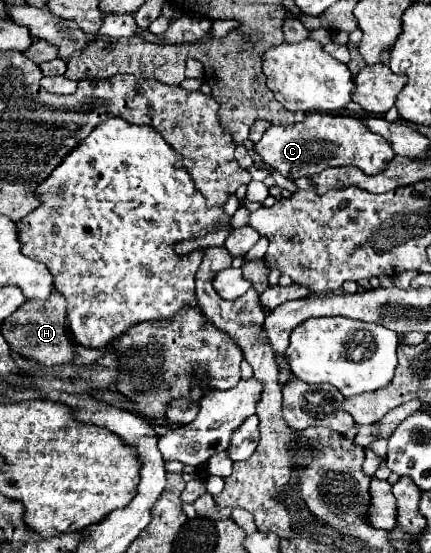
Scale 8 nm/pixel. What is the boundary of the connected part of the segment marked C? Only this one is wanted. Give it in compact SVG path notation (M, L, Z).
M307 113L303 121L291 123L291 125L271 125L263 137L253 147L259 155L265 167L261 169L261 175L269 175L271 169L277 169L283 177L299 179L299 177L311 177L327 167L345 167L353 165L365 171L365 175L377 175L381 173L387 163L393 159L393 149L381 135L375 135L369 131L369 127L351 115L333 115L333 113Z

